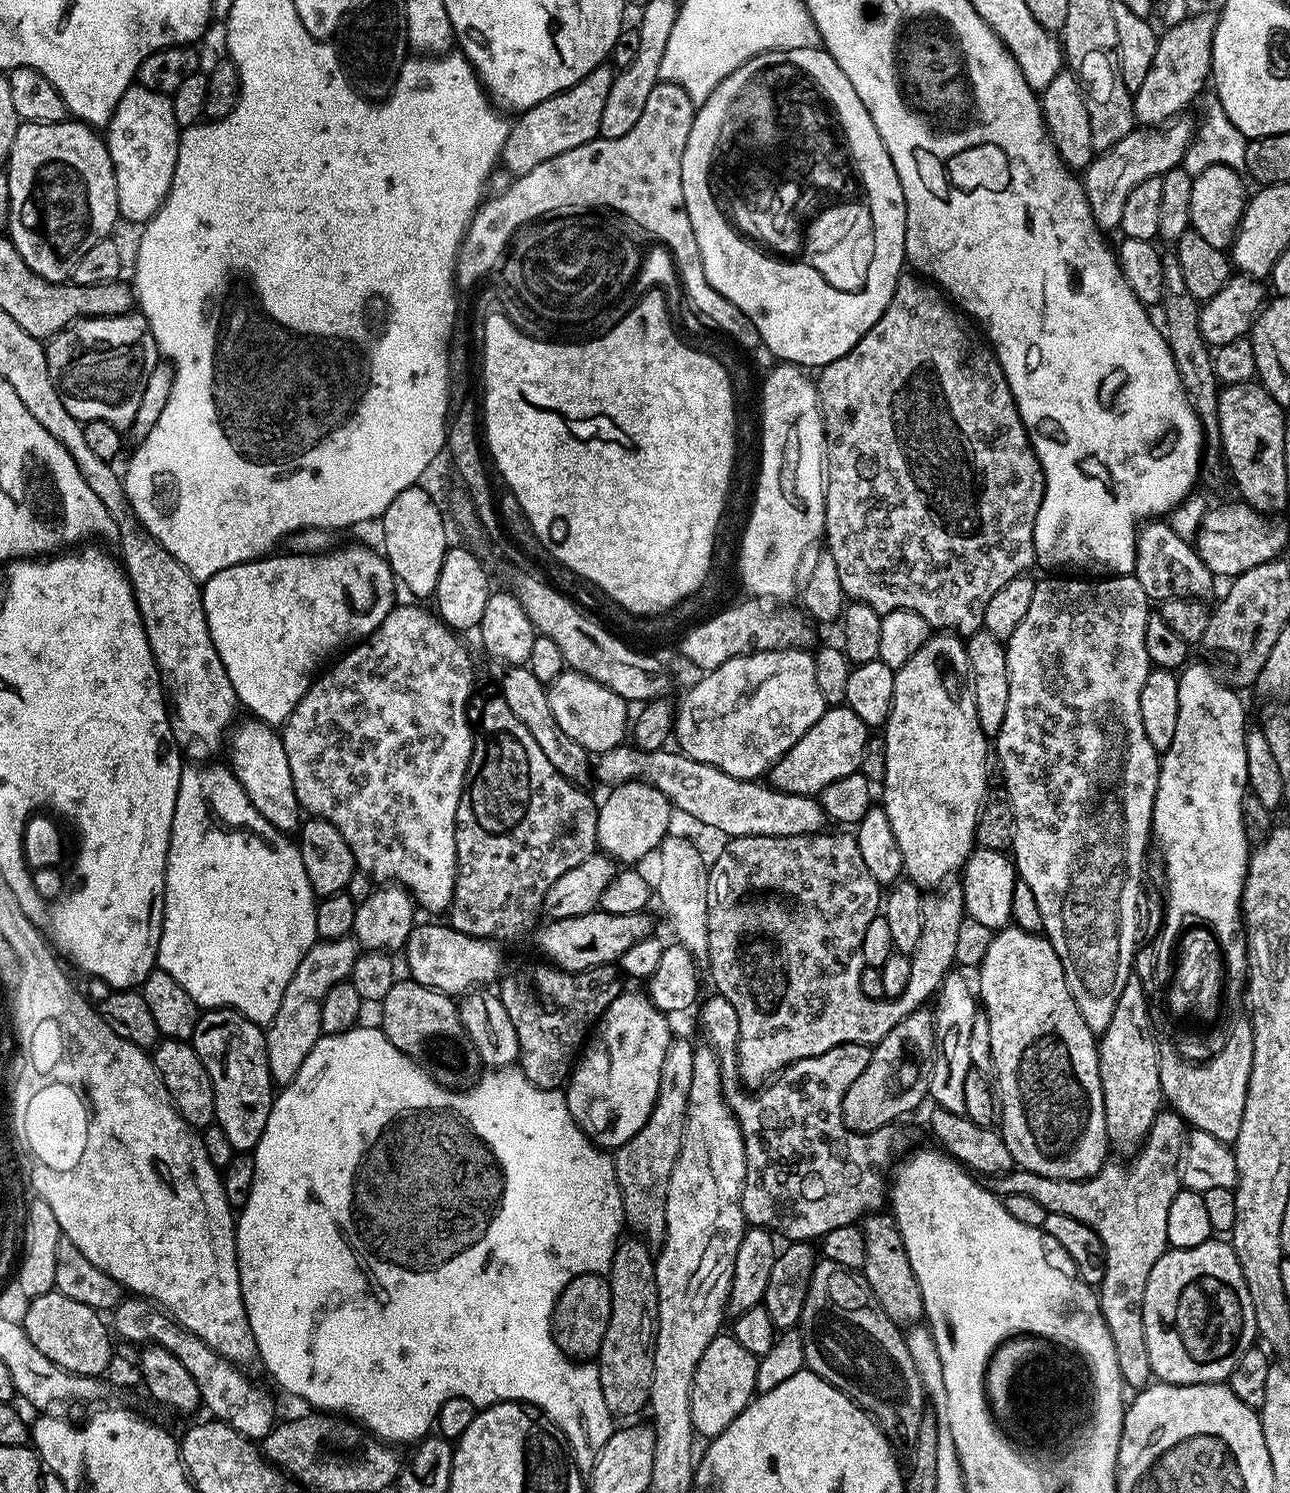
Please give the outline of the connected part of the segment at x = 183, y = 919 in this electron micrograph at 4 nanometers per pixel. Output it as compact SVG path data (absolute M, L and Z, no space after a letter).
M184 766L180 769L178 782L178 798L174 802L174 822L170 830L168 843L168 861L166 862L166 882L164 883L164 921L156 962L159 971L170 974L190 998L201 1009L231 1008L241 1012L248 1020L255 1024L267 1026L278 1013L281 996L286 992L286 986L293 978L298 964L303 956L318 940L316 935L316 905L318 897L310 886L310 878L306 878L306 866L302 866L302 854L298 844L291 835L280 832L250 802L246 790L238 782L235 772L231 767L208 768L212 766Z

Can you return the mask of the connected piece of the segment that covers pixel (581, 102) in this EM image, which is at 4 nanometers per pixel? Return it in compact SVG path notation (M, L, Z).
M611 63L600 64L590 74L586 74L577 84L570 86L557 96L538 102L538 106L527 108L519 113L517 120L511 125L508 141L504 143L502 164L516 176L524 176L534 166L542 166L550 158L558 154L566 154L566 150L574 150L586 142L600 136L602 109L606 106L606 97L610 95L610 86L614 82L616 72Z

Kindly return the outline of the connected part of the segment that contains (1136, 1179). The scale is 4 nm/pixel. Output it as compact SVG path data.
M1162 1110L1150 1126L1148 1136L1138 1151L1131 1157L1128 1168L1124 1164L1106 1162L1094 1174L1085 1180L1063 1180L1062 1178L1046 1178L1042 1174L1034 1174L1023 1170L1013 1170L1003 1176L991 1177L990 1187L997 1196L1003 1198L1010 1194L1027 1194L1029 1198L1042 1205L1048 1214L1066 1214L1070 1218L1078 1218L1098 1238L1104 1247L1104 1277L1098 1285L1102 1318L1110 1330L1110 1338L1114 1338L1114 1354L1118 1354L1118 1370L1129 1389L1147 1388L1153 1379L1150 1366L1150 1354L1146 1354L1146 1330L1142 1326L1142 1302L1146 1294L1146 1282L1150 1278L1150 1270L1154 1270L1154 1262L1169 1251L1166 1238L1166 1217L1170 1214L1170 1202L1182 1190L1182 1157L1186 1152L1186 1125L1177 1112Z

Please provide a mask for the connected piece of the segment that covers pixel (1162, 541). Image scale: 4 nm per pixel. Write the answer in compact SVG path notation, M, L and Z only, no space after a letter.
M1164 520L1147 521L1137 531L1133 576L1152 602L1172 598L1206 600L1216 583L1215 576L1202 562L1195 547L1174 533L1171 523Z

